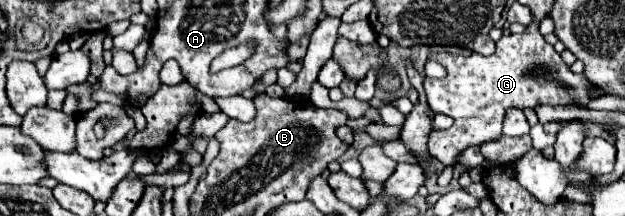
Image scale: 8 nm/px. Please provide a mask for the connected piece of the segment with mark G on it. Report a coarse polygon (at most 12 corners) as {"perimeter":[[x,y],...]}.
{"perimeter":[[536,22],[492,56],[432,52],[428,150],[452,166],[498,138],[508,108],[586,108],[590,82]]}

